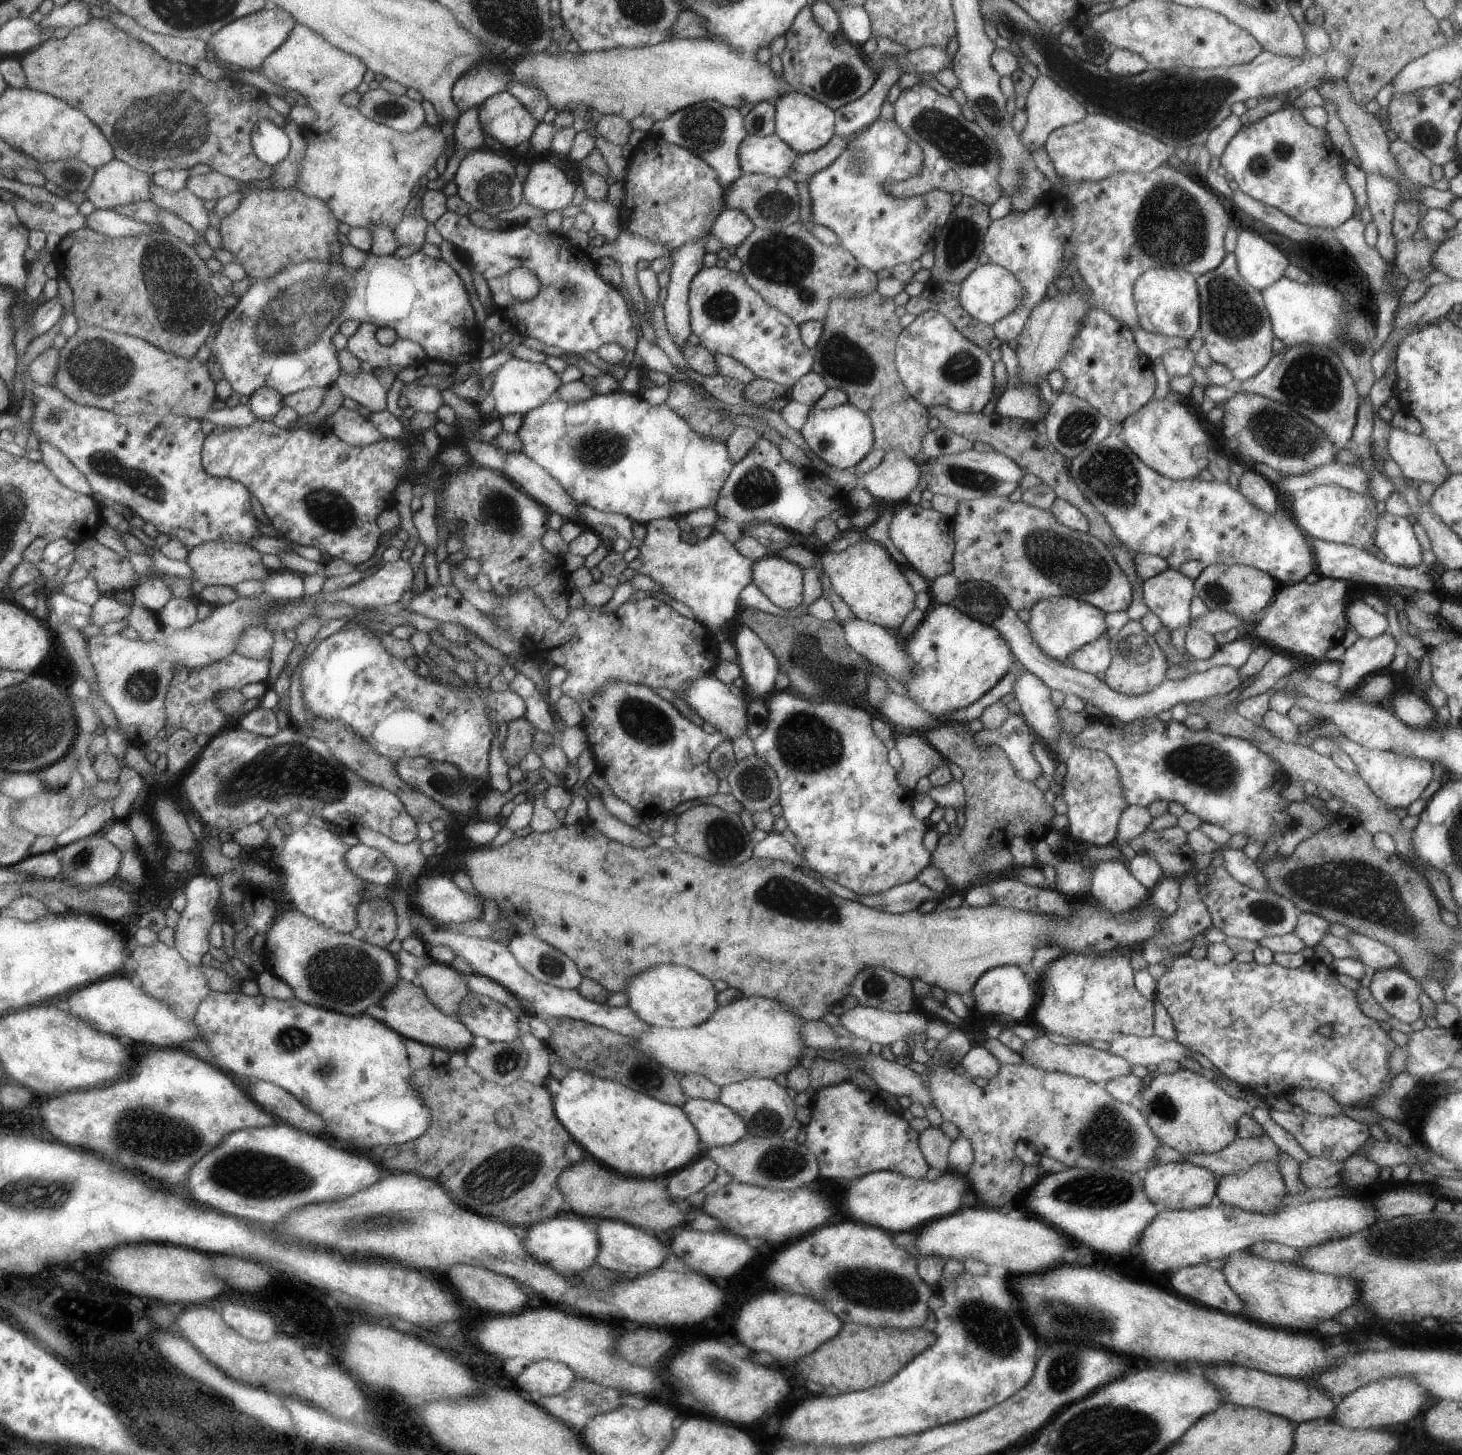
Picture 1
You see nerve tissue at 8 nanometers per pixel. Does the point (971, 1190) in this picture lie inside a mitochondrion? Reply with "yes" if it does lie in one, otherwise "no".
no

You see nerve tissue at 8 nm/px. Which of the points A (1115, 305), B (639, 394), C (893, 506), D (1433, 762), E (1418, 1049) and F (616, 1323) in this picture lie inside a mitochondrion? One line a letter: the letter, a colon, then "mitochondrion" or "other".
A: other
B: other
C: other
D: other
E: other
F: other

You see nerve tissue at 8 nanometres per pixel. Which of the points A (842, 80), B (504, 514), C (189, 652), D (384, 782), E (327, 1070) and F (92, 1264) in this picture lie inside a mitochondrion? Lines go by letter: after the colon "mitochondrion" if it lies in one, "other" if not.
A: mitochondrion
B: mitochondrion
C: other
D: other
E: mitochondrion
F: other

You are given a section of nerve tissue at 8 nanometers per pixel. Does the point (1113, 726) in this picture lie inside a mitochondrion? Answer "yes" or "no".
yes

